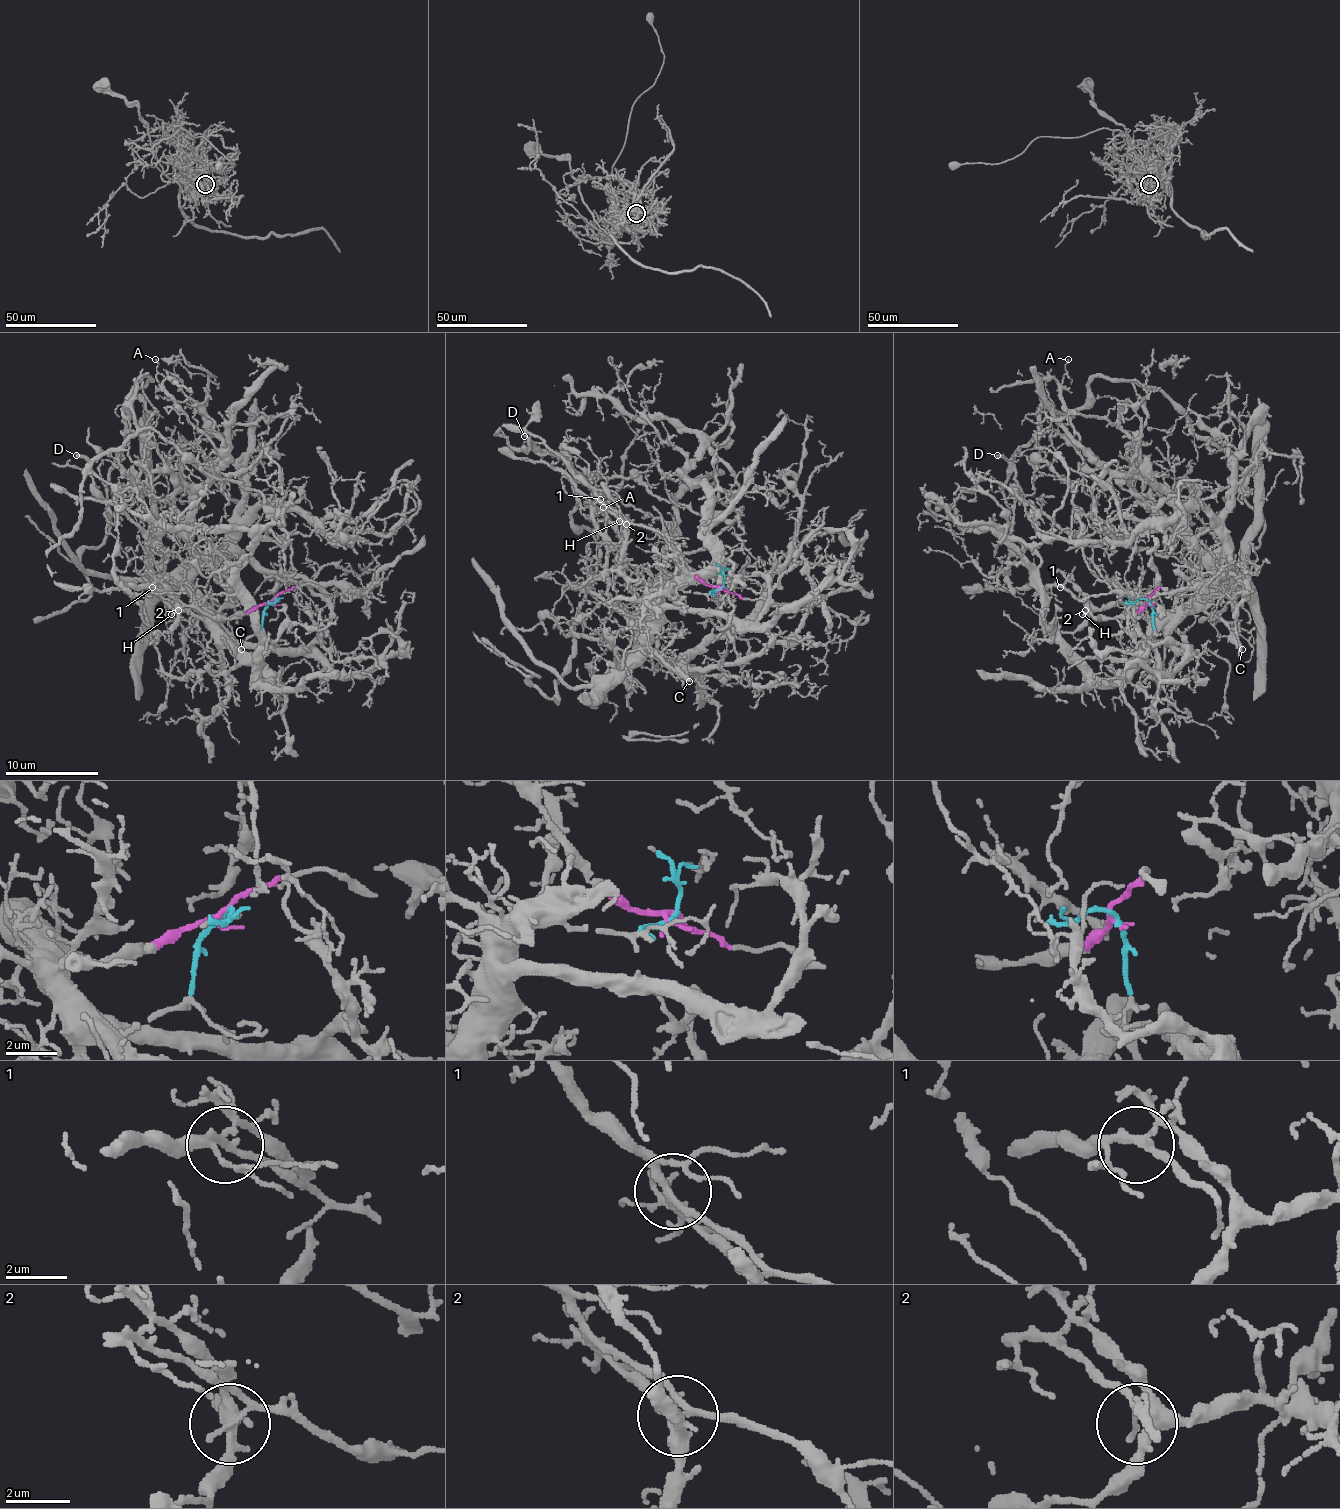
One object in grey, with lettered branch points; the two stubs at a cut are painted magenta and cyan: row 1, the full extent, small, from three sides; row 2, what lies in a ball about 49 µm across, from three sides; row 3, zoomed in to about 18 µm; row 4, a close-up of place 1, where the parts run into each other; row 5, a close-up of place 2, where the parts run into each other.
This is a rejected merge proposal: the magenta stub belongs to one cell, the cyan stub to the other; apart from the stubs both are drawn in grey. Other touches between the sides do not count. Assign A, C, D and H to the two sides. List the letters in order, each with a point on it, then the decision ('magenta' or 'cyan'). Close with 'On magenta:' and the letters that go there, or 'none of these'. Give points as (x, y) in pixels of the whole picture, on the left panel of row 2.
A: place (155, 359); cyan
C: place (241, 649); cyan
D: place (76, 455); magenta
H: place (171, 614); magenta
On magenta: D, H

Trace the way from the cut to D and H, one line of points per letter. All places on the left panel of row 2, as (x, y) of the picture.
D: (273, 603), (210, 617), (152, 587), (96, 591), (59, 584), (47, 554), (78, 522), (89, 463), (75, 454)
H: (273, 603), (259, 603), (245, 615), (210, 617), (189, 605), (171, 615)

